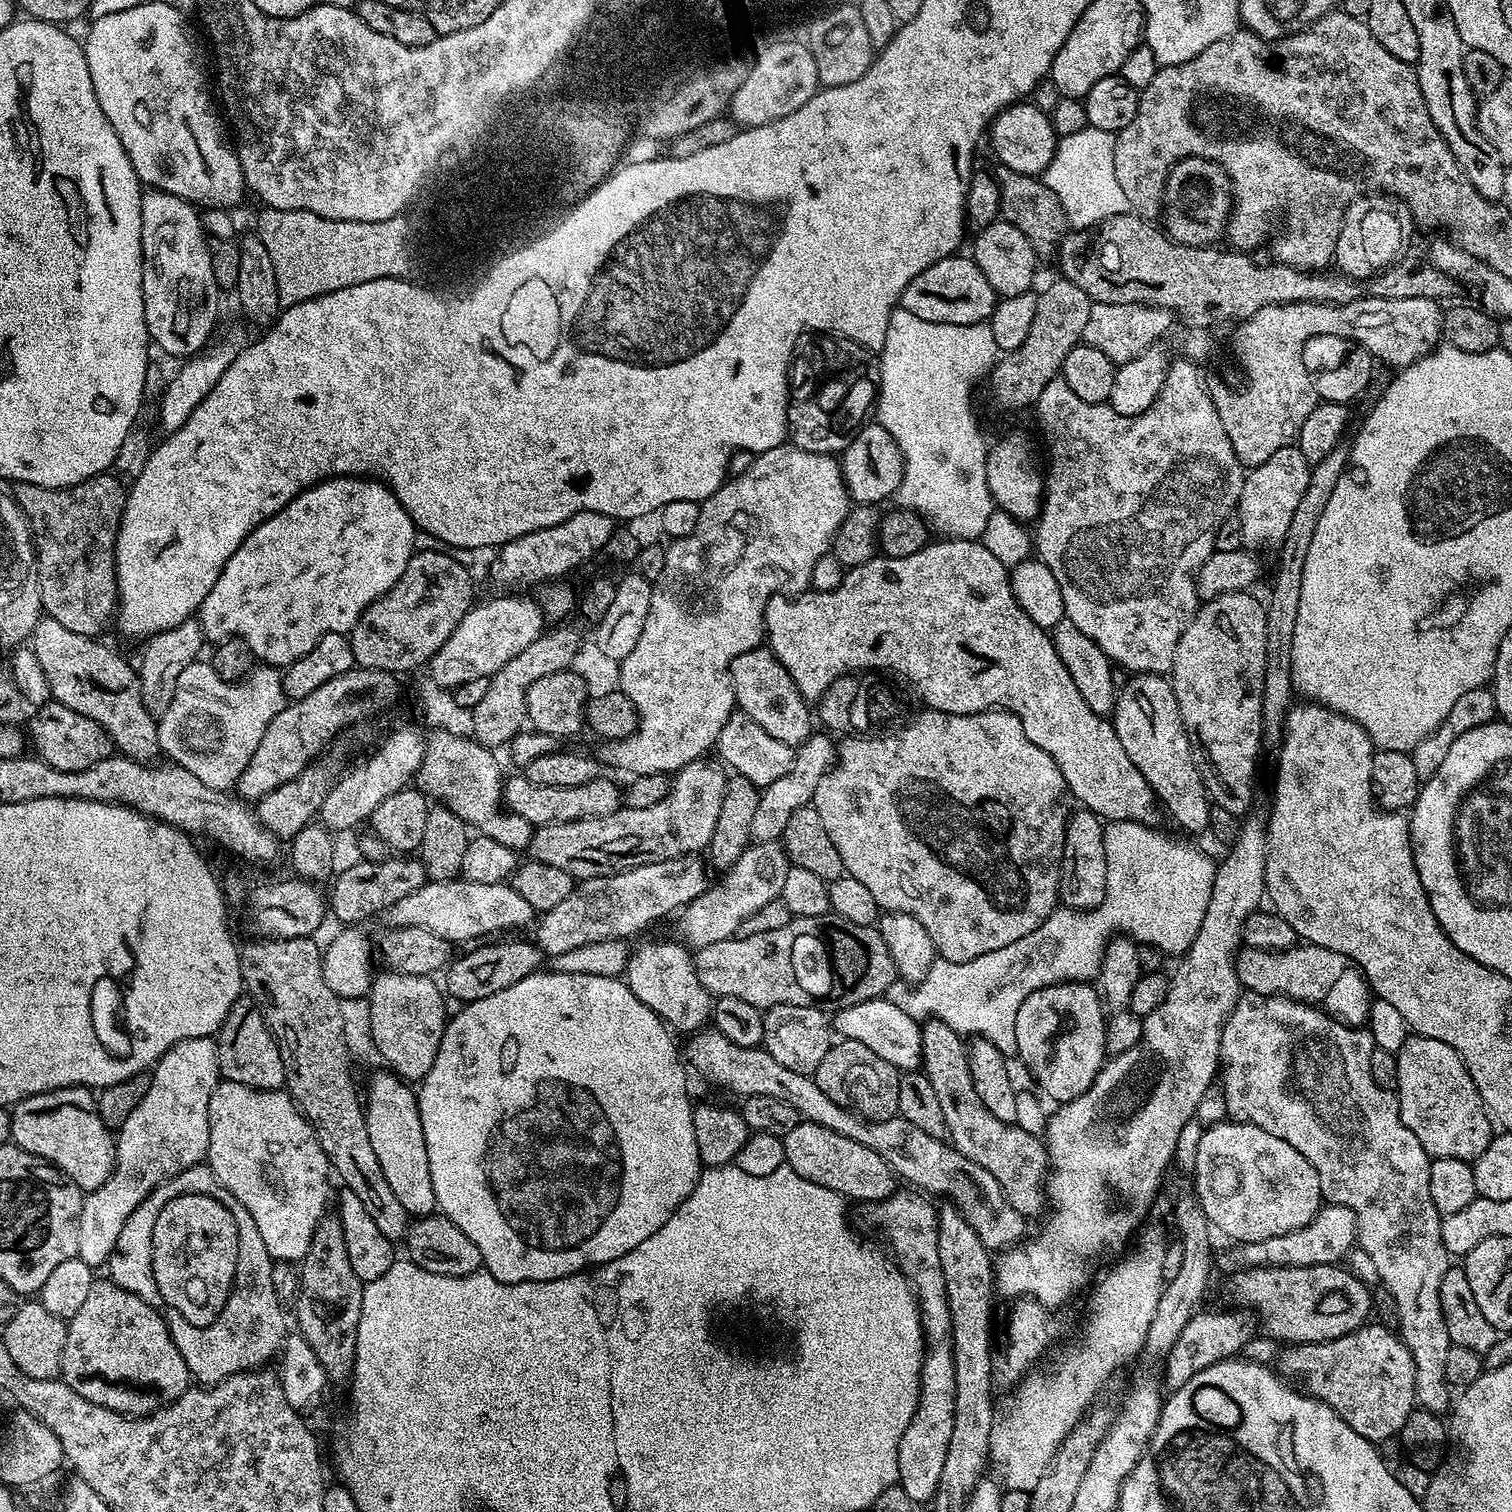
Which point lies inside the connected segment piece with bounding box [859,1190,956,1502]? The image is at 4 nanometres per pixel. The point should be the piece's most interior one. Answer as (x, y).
(909, 1224)

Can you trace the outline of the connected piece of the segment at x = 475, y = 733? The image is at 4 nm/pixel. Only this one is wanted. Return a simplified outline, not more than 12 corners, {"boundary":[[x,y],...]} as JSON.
{"boundary":[[545,631],[490,677],[470,709],[485,748],[511,745],[528,724],[538,678],[573,667],[580,636]]}

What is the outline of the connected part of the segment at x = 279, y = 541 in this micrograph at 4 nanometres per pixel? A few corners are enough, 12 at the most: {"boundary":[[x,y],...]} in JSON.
{"boundary":[[331,476],[234,550],[198,619],[283,670],[402,578],[416,523]]}

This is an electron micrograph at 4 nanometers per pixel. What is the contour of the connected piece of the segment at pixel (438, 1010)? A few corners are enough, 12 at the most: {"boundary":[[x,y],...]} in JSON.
{"boundary":[[384,970],[367,1000],[377,1057],[419,1082],[442,1042],[432,976]]}

